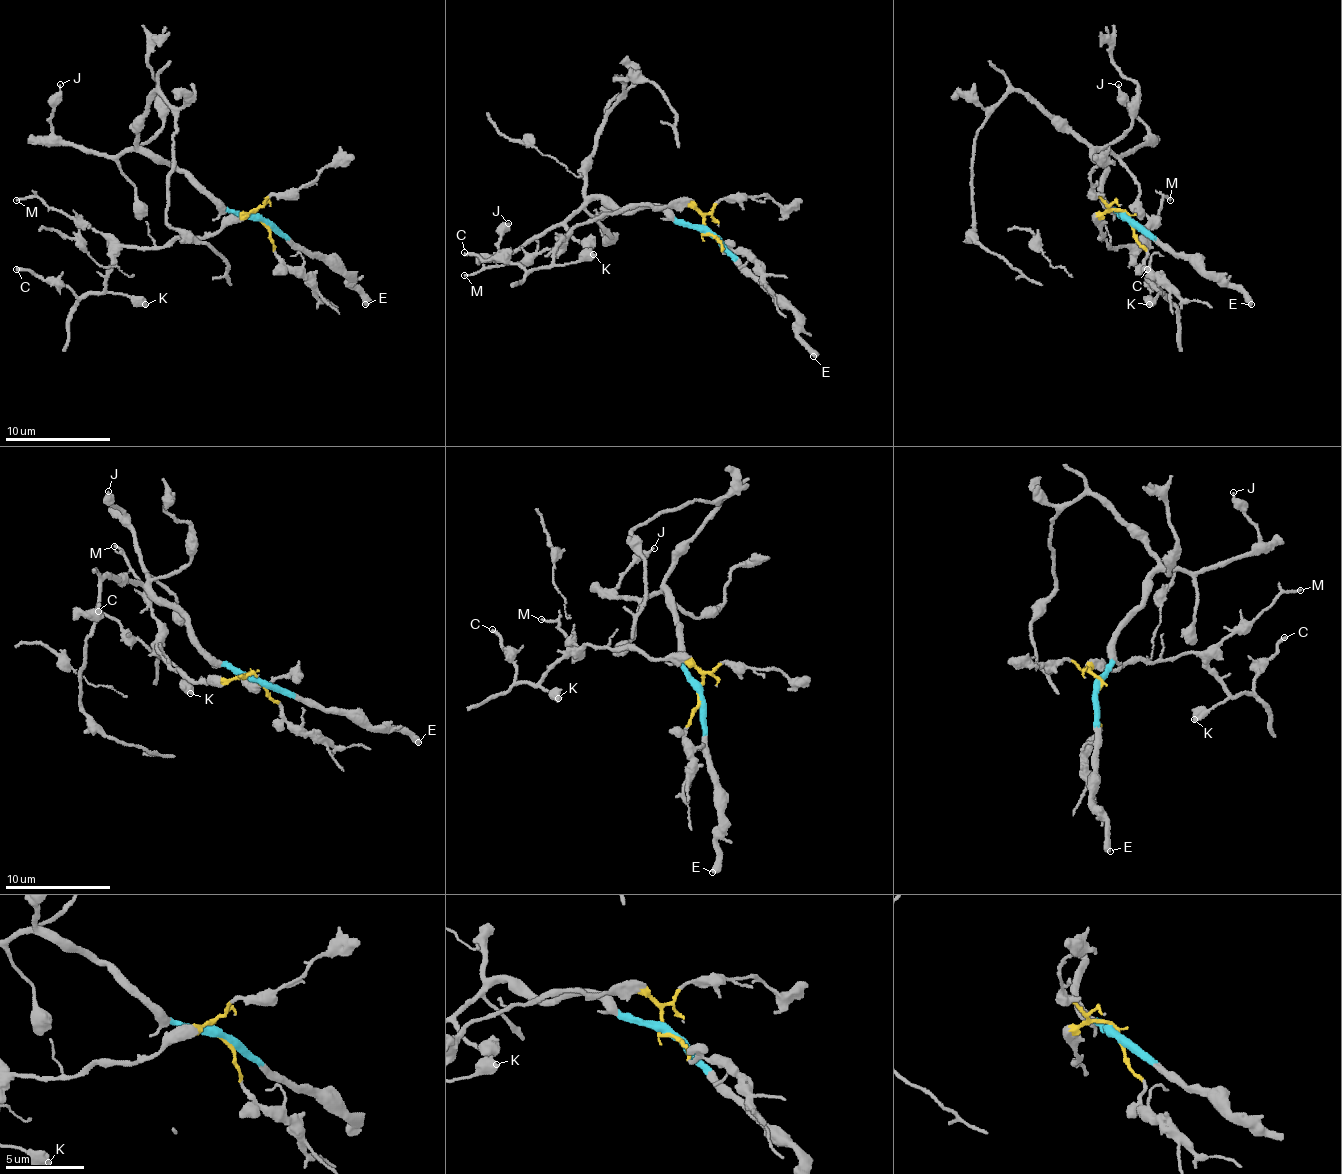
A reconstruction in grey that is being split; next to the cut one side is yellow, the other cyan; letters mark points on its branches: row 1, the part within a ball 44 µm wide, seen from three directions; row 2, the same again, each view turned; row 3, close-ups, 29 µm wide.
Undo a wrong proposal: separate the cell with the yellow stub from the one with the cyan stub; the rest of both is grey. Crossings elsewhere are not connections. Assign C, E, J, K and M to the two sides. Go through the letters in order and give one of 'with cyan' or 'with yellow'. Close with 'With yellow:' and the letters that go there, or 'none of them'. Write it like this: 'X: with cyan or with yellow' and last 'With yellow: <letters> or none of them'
C: with yellow
E: with cyan
J: with cyan
K: with yellow
M: with yellow
With yellow: C, K, M

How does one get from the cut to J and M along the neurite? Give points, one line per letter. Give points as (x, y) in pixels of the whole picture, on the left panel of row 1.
J: (262, 218), (225, 210), (183, 171), (143, 152), (96, 155), (59, 139), (51, 123), (51, 97), (59, 84)
M: (259, 218), (254, 210), (230, 218), (212, 234), (178, 237), (162, 247), (117, 247), (38, 197), (17, 200)

